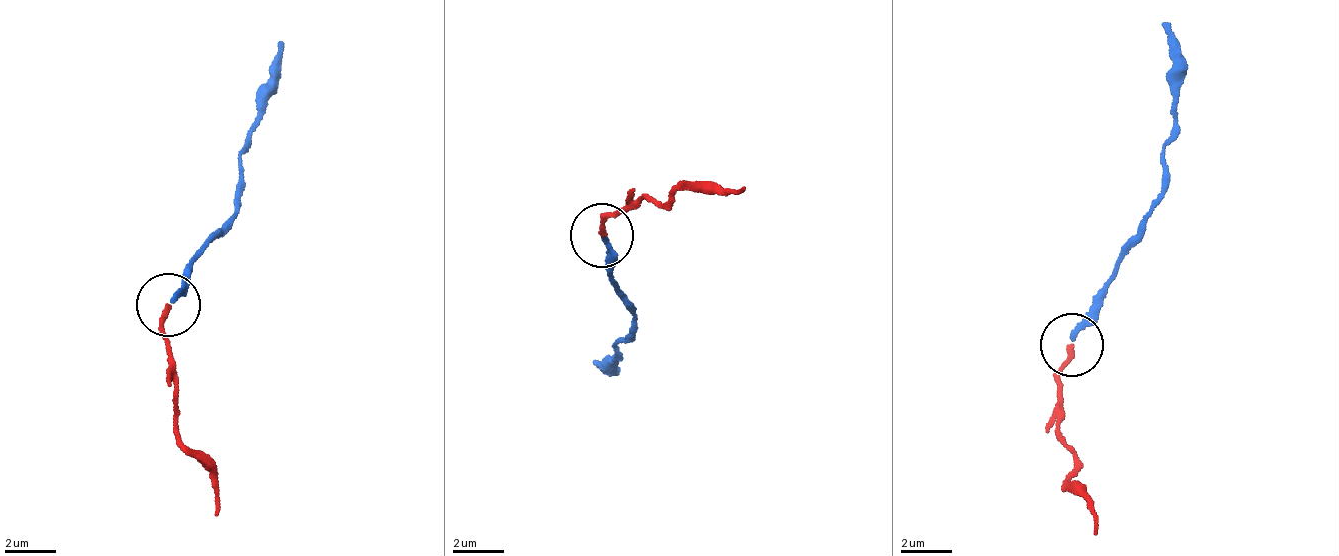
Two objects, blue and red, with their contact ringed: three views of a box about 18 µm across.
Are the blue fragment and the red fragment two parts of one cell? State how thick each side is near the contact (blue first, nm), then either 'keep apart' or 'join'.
170 nm thick on the blue side, 190 nm on the other; keep apart

